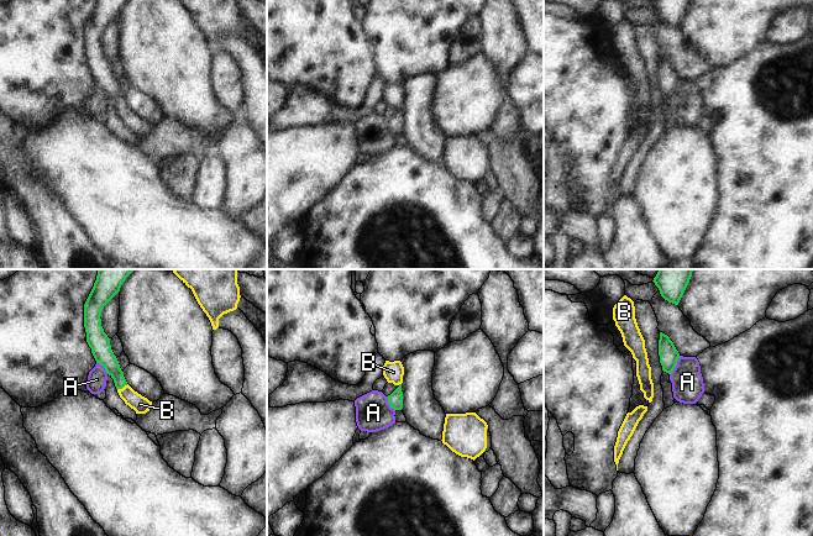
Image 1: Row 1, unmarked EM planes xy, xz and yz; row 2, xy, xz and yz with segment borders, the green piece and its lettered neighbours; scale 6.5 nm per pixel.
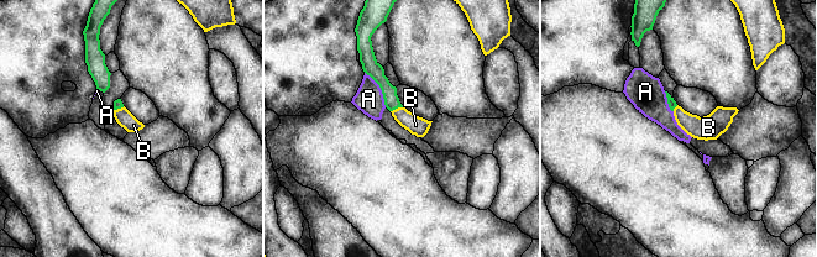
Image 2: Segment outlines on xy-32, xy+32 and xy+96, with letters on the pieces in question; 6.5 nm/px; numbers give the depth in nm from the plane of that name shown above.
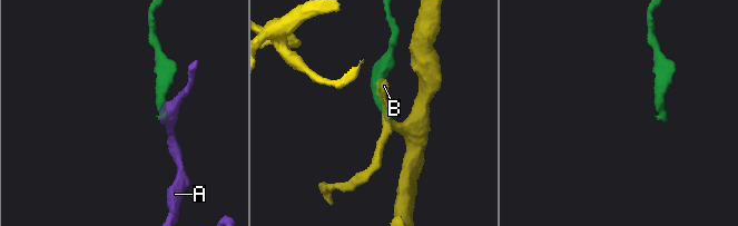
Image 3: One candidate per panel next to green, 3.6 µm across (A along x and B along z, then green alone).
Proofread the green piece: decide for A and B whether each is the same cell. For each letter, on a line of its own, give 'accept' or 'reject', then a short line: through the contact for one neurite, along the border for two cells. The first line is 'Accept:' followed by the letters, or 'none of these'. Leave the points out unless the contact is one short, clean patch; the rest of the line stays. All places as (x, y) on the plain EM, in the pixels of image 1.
Accept: B
A: reject; line yz (680, 79), (670, 98)
B: accept; line xy (103, 78), (111, 88), (122, 110), (140, 127)

